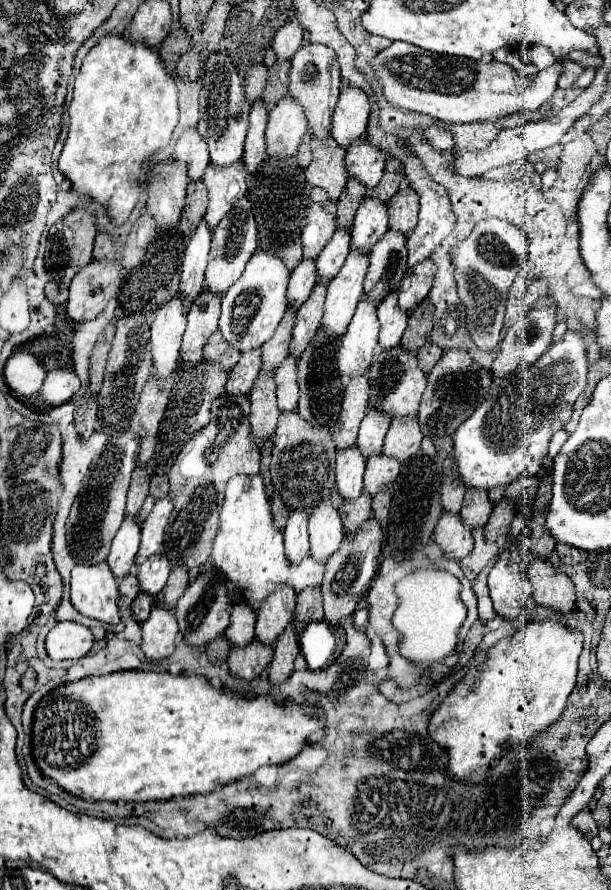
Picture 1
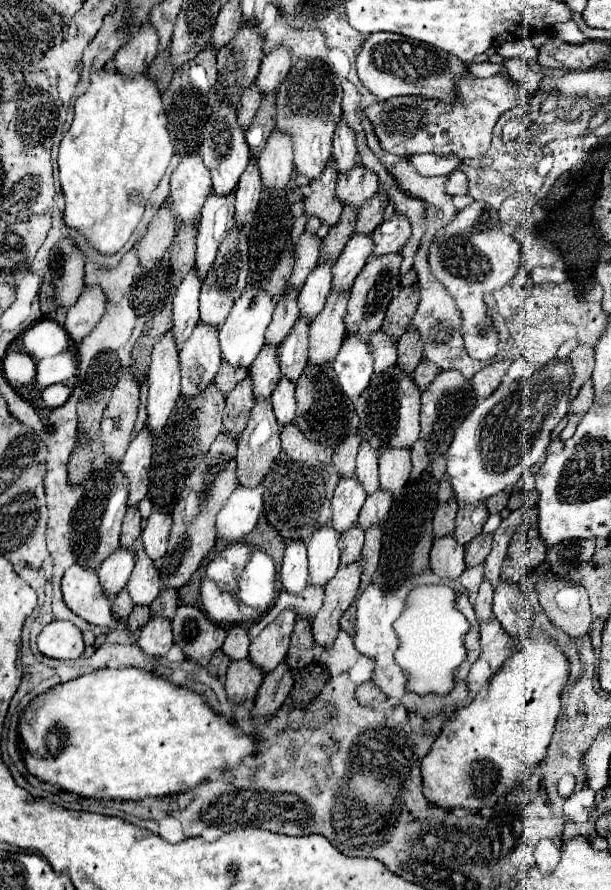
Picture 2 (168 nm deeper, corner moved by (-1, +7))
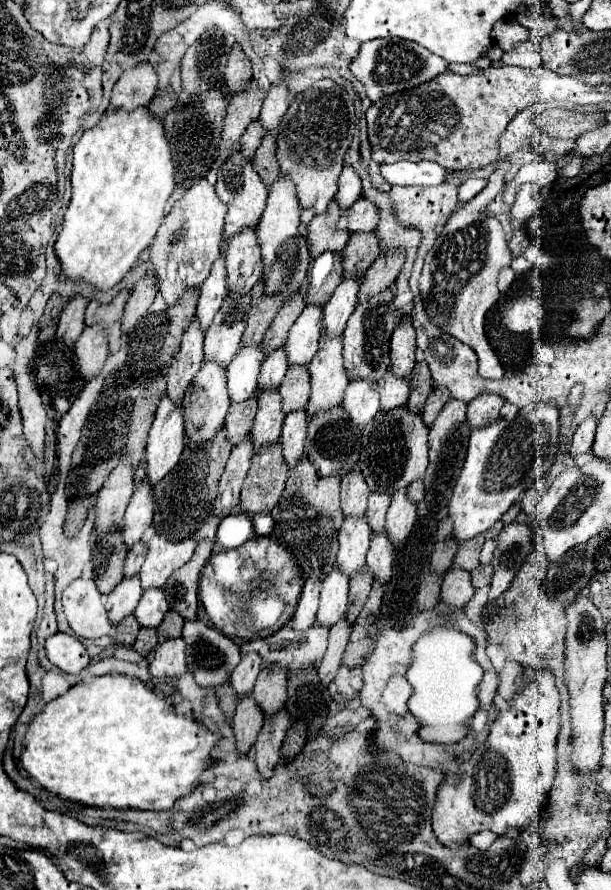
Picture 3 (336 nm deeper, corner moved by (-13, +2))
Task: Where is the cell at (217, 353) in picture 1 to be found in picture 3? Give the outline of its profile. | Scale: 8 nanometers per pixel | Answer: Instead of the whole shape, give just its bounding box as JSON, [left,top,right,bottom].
[226,395,256,445]

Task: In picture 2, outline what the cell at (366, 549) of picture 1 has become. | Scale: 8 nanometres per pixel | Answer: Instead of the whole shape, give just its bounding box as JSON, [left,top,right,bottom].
[312,560,364,646]

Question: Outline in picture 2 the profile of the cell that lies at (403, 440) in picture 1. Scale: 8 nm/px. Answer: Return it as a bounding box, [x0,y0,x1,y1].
[380,448,410,496]

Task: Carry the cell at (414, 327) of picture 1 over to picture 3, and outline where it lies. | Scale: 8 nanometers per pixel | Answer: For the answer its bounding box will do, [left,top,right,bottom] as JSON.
[408,361,432,413]

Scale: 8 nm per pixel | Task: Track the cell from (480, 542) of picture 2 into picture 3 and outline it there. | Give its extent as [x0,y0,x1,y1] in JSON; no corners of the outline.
[472,565,492,589]

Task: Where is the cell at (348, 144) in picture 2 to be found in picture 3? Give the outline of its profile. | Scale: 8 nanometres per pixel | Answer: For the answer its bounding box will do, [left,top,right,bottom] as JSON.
[334,165,362,211]

